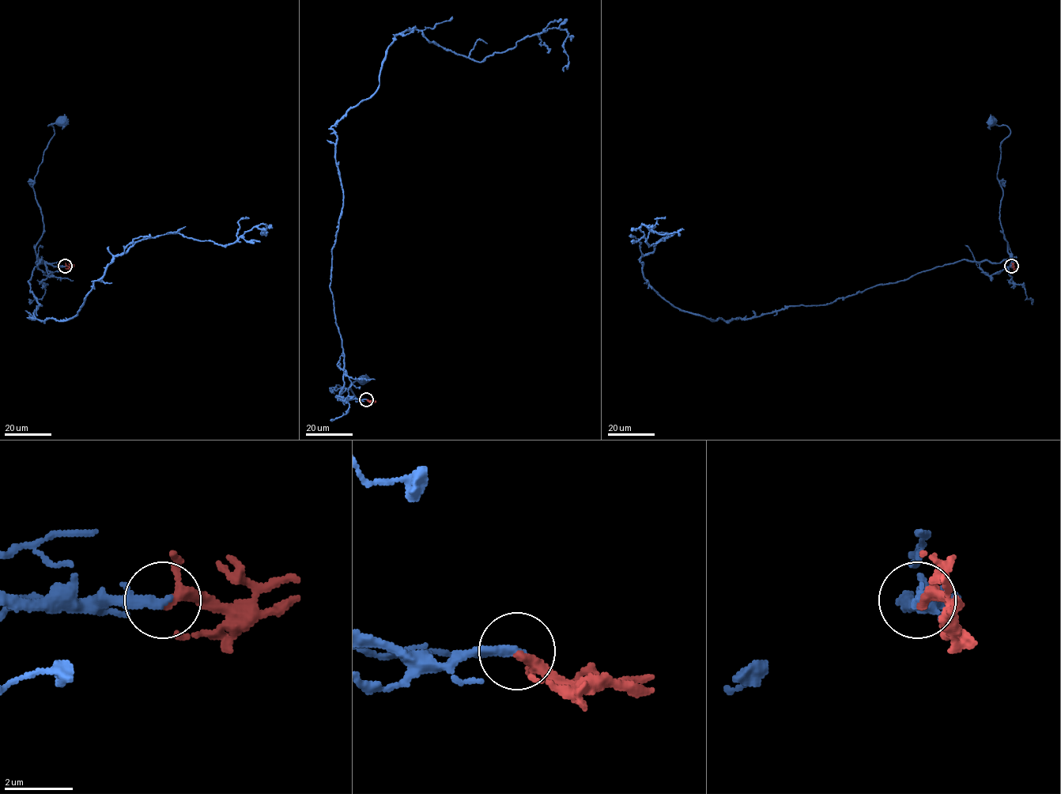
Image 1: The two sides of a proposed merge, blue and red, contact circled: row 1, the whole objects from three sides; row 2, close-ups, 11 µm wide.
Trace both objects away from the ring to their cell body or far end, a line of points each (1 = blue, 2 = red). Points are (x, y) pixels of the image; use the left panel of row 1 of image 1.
1: (65, 266), (36, 255), (43, 225), (33, 187), (54, 134), (48, 126), (61, 119)
2: (65, 266), (74, 264)

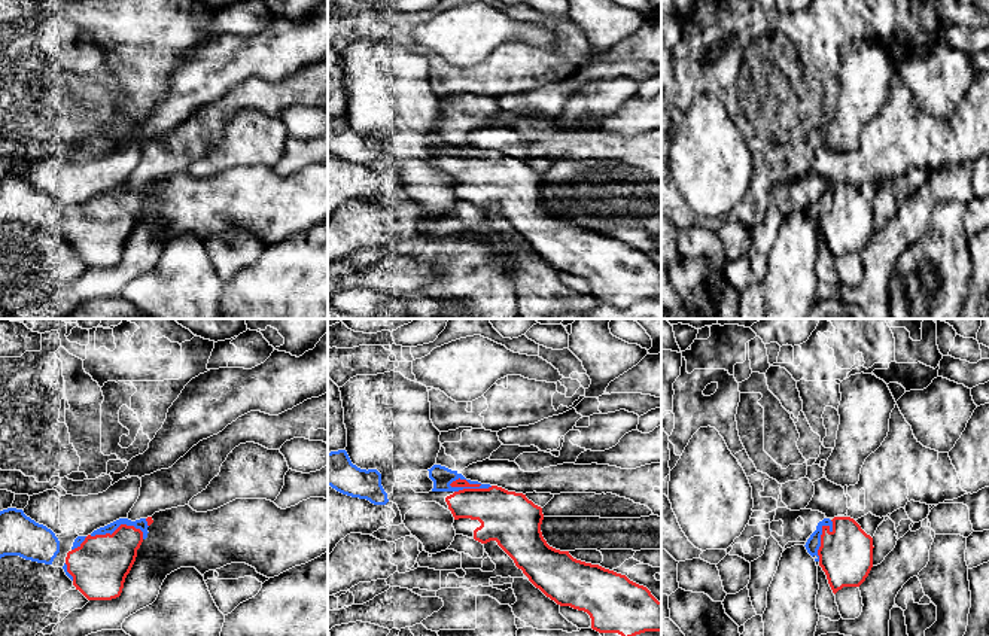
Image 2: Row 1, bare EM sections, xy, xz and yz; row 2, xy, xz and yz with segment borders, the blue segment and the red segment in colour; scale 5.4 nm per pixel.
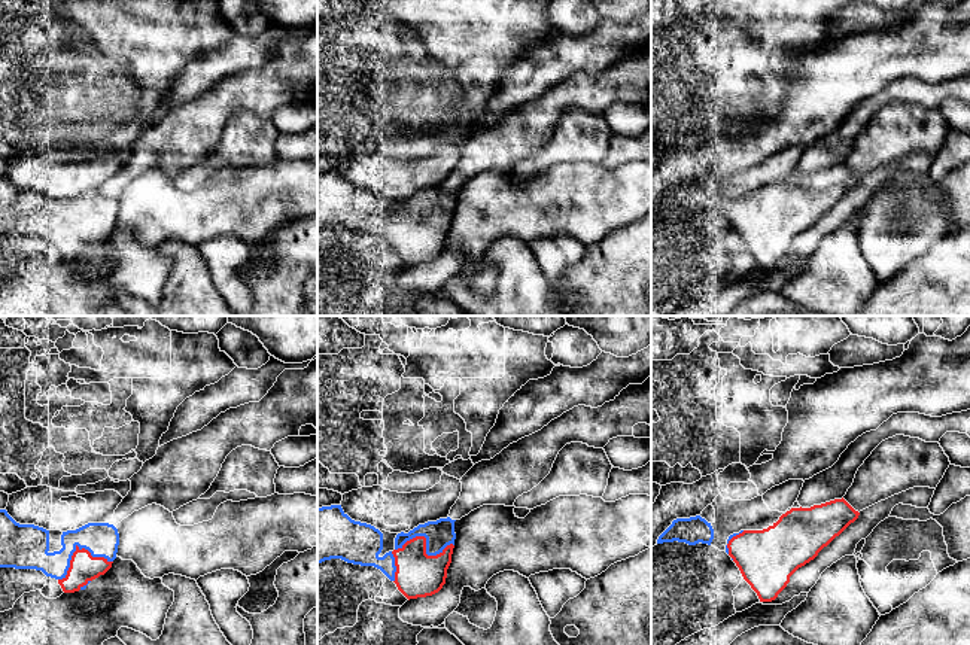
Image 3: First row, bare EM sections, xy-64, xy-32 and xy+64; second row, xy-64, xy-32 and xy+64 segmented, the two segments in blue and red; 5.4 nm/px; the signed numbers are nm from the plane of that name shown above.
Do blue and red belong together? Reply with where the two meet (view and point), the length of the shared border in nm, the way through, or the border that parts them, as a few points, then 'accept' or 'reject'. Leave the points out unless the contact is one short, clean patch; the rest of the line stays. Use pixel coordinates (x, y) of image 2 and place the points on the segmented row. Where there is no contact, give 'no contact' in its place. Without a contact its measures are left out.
meets blue in xz at (471, 487); contact 240 nm long; accept

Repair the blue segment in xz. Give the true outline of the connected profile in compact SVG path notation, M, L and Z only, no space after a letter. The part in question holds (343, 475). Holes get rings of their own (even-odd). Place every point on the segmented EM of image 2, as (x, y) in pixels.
M346 450L328 453L328 486L337 492L366 499L374 505L386 505L387 493L377 469L360 469L352 463Z

